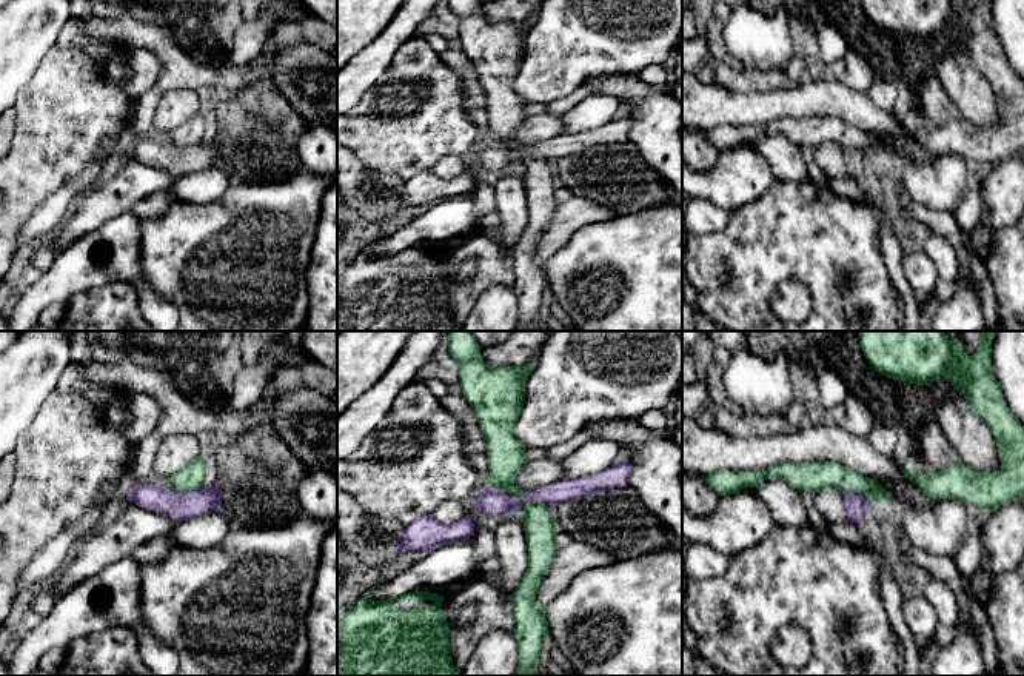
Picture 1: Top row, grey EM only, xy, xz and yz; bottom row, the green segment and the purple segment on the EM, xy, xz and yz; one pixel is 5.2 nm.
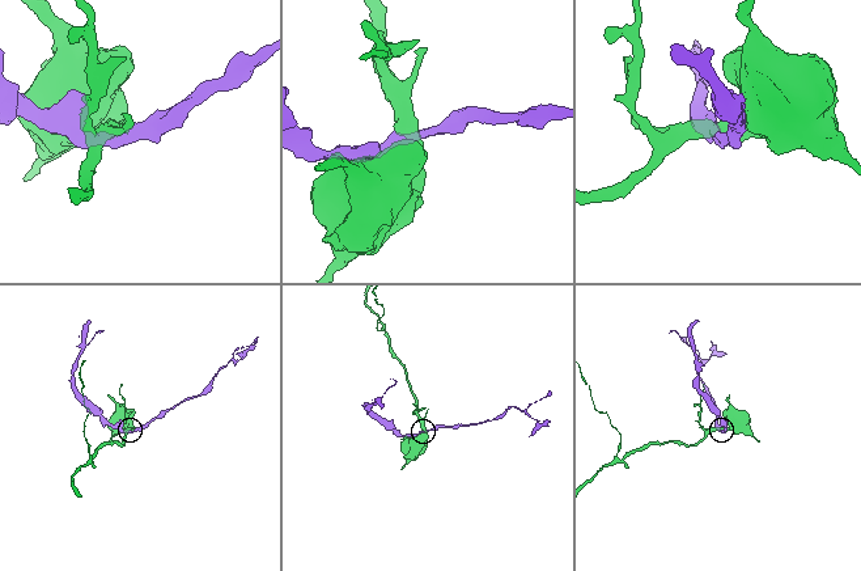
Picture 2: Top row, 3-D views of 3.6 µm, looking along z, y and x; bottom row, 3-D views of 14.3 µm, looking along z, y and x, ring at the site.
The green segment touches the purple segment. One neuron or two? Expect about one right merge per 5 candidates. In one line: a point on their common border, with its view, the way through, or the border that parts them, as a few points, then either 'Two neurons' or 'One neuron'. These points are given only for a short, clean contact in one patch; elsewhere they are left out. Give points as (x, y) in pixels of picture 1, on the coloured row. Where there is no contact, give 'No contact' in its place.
Touches green at xz (508, 493). Two neurons

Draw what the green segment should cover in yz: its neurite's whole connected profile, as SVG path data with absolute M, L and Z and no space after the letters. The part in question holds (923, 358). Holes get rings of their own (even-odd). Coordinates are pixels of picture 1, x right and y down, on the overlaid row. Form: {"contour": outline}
{"contour": "M858 331L859 345L872 368L893 380L902 380L919 385L932 385L941 377L949 377L953 382L953 390L965 394L973 413L979 416L993 434L998 445L1001 468L998 471L979 471L958 462L942 471L932 470L929 476L916 470L916 463L910 468L899 467L901 473L916 485L924 494L933 500L958 499L964 505L973 504L981 508L995 511L1012 500L1024 497L1024 427L1016 416L1009 410L1006 399L998 385L992 365L992 337L995 331L982 331L979 345L972 356L962 353L962 342L950 340L945 331Z"}

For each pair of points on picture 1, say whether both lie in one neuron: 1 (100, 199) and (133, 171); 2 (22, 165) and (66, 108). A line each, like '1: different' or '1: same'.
1: same
2: same

